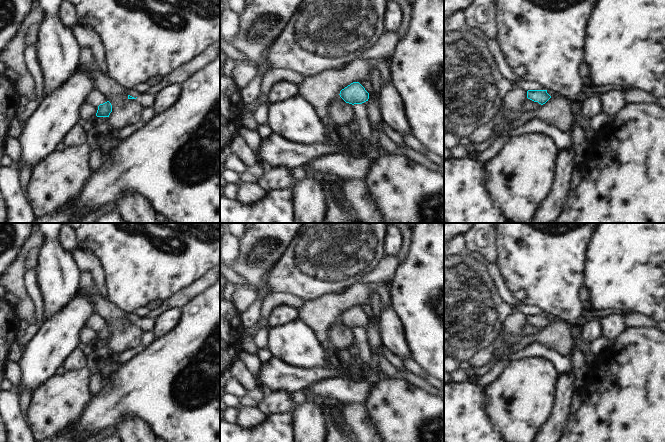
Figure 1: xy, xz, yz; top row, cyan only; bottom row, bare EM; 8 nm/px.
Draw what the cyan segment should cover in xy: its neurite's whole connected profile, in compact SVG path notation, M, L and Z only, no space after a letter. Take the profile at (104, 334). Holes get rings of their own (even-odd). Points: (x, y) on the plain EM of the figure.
M109 325L100 328L96 337L97 341L109 341L112 336L112 329Z

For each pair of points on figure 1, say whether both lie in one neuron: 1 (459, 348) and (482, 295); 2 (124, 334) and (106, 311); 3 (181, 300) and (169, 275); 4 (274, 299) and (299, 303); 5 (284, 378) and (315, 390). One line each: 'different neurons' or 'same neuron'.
1: same neuron
2: same neuron
3: different neurons
4: same neuron
5: different neurons

